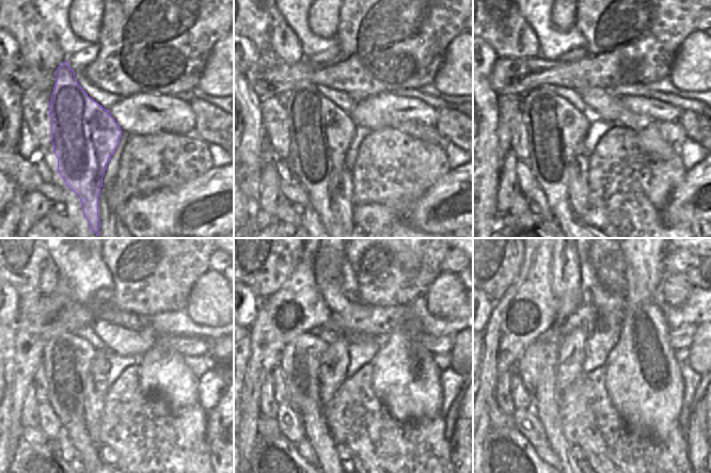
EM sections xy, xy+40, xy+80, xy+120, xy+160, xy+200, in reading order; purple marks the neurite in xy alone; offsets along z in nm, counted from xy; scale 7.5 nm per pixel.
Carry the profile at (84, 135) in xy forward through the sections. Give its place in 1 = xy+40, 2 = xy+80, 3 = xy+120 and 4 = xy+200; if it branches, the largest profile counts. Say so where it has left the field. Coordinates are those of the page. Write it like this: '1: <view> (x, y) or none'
1: xy+40 (320, 132)
2: xy+80 (556, 131)
3: xy+120 (66, 358)
4: xy+200 (542, 355)

